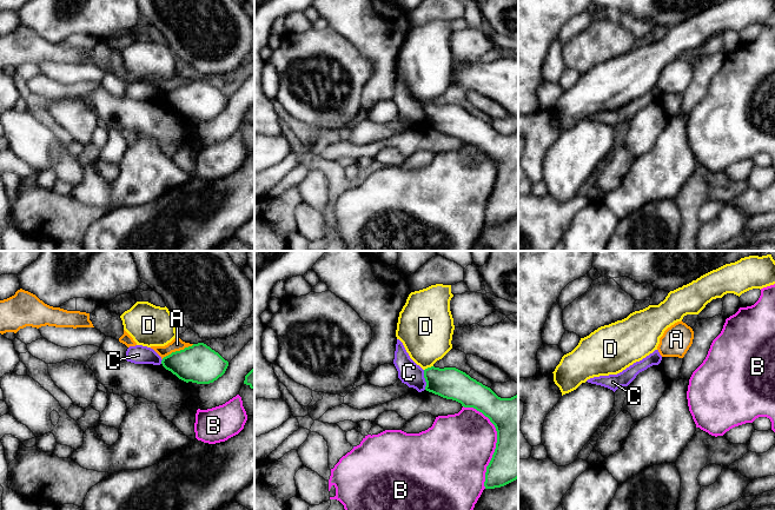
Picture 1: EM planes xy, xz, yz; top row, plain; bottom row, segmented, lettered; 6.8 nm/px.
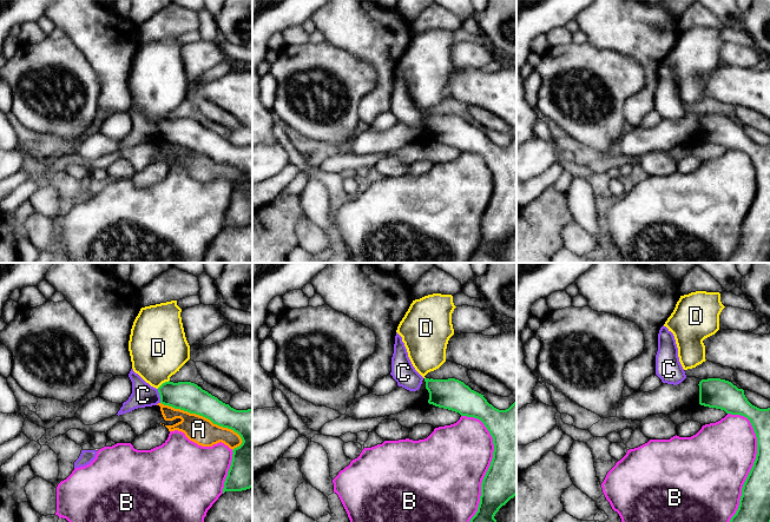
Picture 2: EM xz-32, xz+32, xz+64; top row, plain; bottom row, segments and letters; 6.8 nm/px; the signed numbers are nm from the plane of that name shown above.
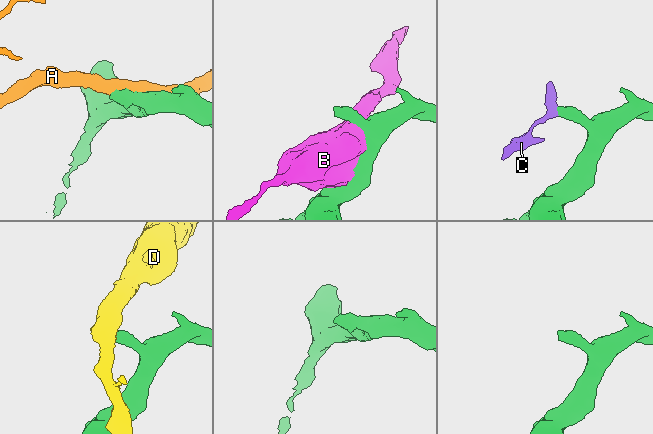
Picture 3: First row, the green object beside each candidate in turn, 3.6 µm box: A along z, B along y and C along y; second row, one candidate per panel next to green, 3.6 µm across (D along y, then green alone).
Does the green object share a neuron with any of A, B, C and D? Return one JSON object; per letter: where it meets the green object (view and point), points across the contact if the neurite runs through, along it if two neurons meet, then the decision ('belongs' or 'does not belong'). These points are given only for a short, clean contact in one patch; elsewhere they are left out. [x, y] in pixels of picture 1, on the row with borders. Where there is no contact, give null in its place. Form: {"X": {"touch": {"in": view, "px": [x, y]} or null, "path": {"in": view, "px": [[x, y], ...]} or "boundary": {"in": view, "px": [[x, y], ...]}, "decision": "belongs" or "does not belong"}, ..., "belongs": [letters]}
{"A": {"touch": {"in": "xy", "px": [177, 351]}, "decision": "does not belong"}, "B": {"touch": {"in": "xz", "px": [497, 441]}, "decision": "does not belong"}, "C": {"touch": {"in": "xz", "px": [425, 379]}, "boundary": {"in": "xz", "px": [[423, 370], [425, 389]]}, "decision": "does not belong"}, "D": {"touch": {"in": "xz", "px": [428, 368]}, "decision": "does not belong"}, "belongs": []}

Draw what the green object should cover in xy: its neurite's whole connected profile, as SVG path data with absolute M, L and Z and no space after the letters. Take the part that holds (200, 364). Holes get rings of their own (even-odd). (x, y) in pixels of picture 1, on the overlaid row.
M204 343L172 352L161 360L163 366L188 383L210 384L221 377L228 362Z

